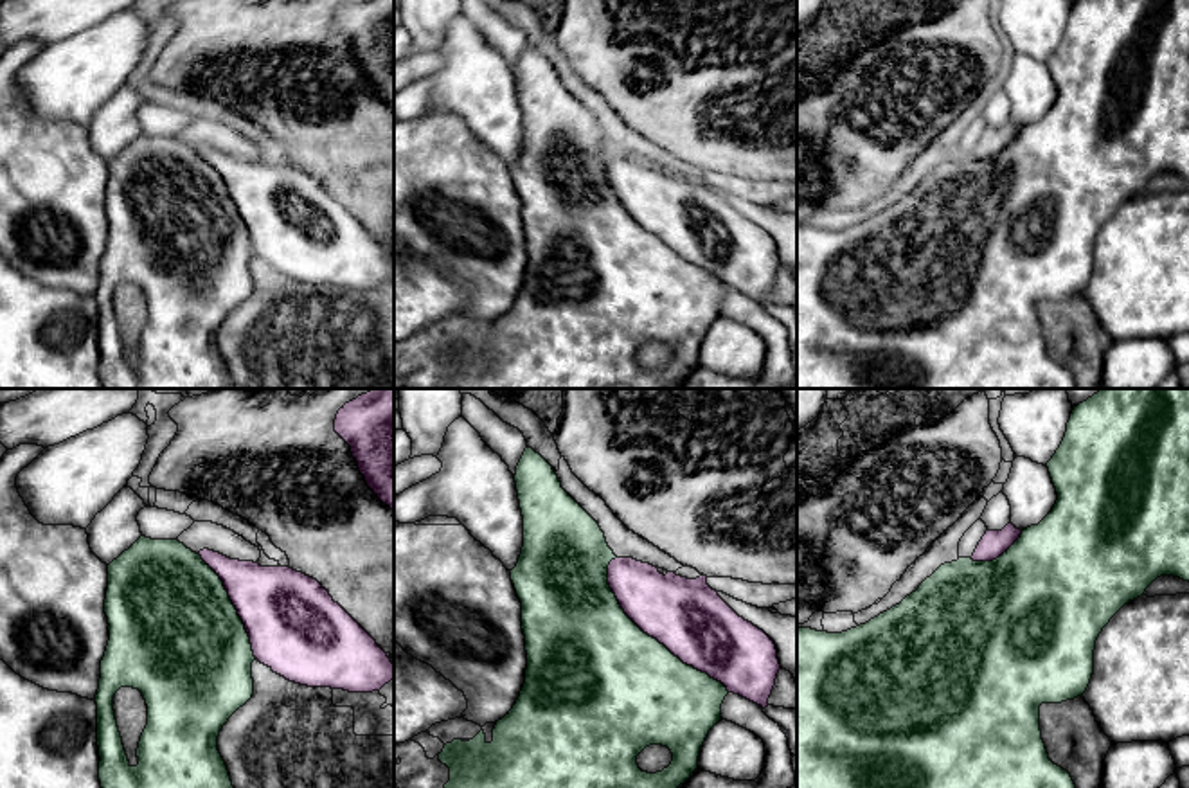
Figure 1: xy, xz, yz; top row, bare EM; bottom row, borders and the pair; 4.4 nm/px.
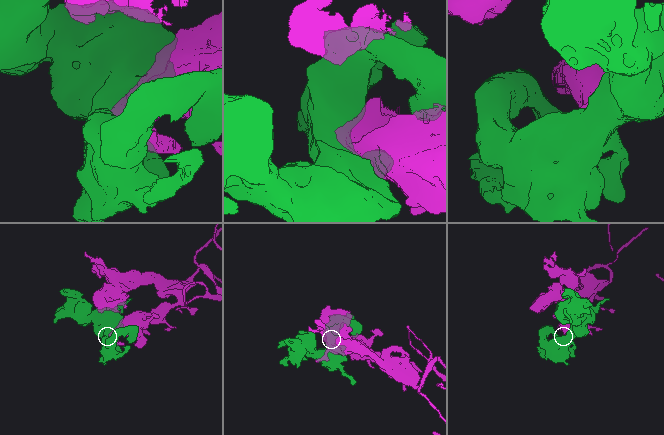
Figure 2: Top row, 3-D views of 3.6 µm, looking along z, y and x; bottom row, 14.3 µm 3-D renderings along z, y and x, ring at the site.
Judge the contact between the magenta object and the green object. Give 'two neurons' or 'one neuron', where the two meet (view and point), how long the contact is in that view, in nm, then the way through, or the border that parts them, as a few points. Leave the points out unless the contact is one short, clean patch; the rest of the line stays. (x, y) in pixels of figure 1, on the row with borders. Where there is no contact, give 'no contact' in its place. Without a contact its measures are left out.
one neuron | xz (650, 635) | 800 nm

